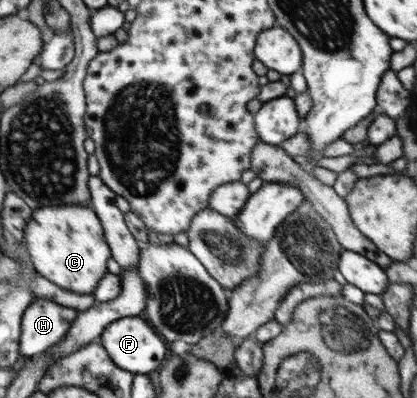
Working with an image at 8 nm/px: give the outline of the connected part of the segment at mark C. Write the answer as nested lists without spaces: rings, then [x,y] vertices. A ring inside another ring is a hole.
[[[62,205],[36,209],[26,225],[24,237],[26,237],[25,248],[34,269],[54,285],[71,293],[93,294],[99,281],[108,273],[106,261],[112,257],[111,249],[104,237],[102,223],[91,206]]]

